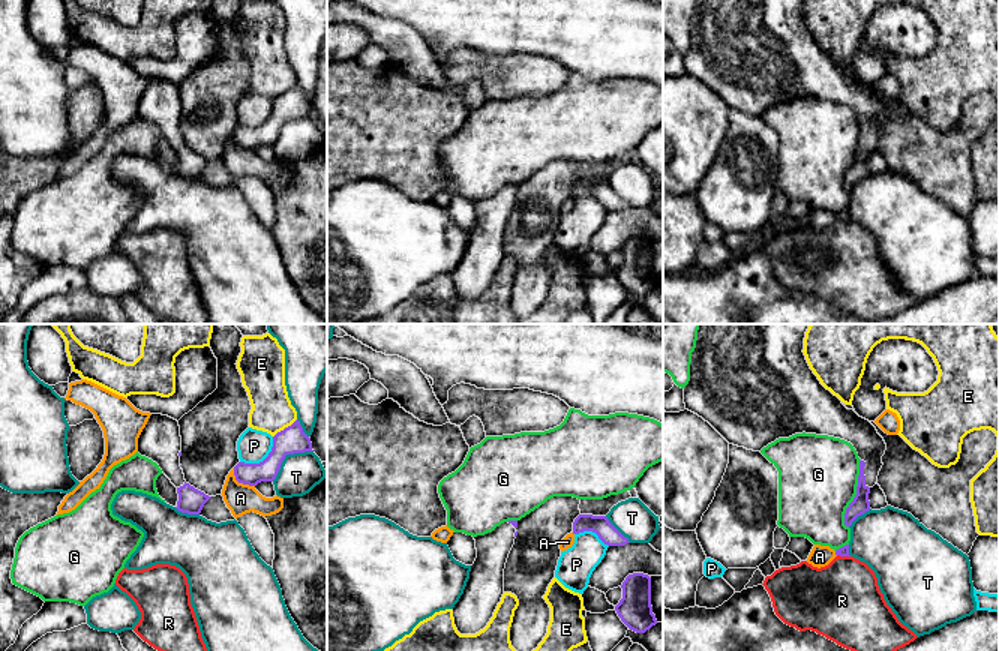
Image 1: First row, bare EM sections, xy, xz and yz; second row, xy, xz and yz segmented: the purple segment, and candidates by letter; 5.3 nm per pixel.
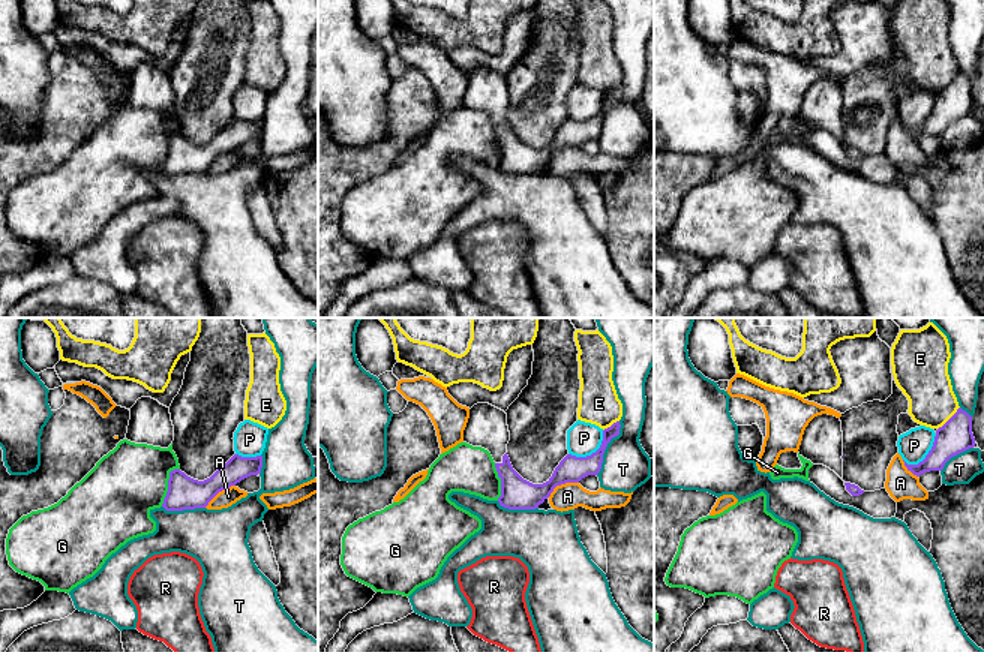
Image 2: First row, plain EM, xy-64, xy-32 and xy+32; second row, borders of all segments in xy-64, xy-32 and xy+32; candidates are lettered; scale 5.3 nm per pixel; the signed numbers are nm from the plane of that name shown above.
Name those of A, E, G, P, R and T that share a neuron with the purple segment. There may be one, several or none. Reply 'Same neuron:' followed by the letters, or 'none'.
Same neuron: none

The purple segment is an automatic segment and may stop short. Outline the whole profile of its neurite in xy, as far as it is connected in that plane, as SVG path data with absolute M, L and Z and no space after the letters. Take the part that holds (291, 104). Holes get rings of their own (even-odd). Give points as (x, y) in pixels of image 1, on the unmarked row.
M298 84L273 100L268 120L260 128L238 126L234 140L238 147L256 150L261 146L273 146L286 118L314 116L310 102L303 96Z

